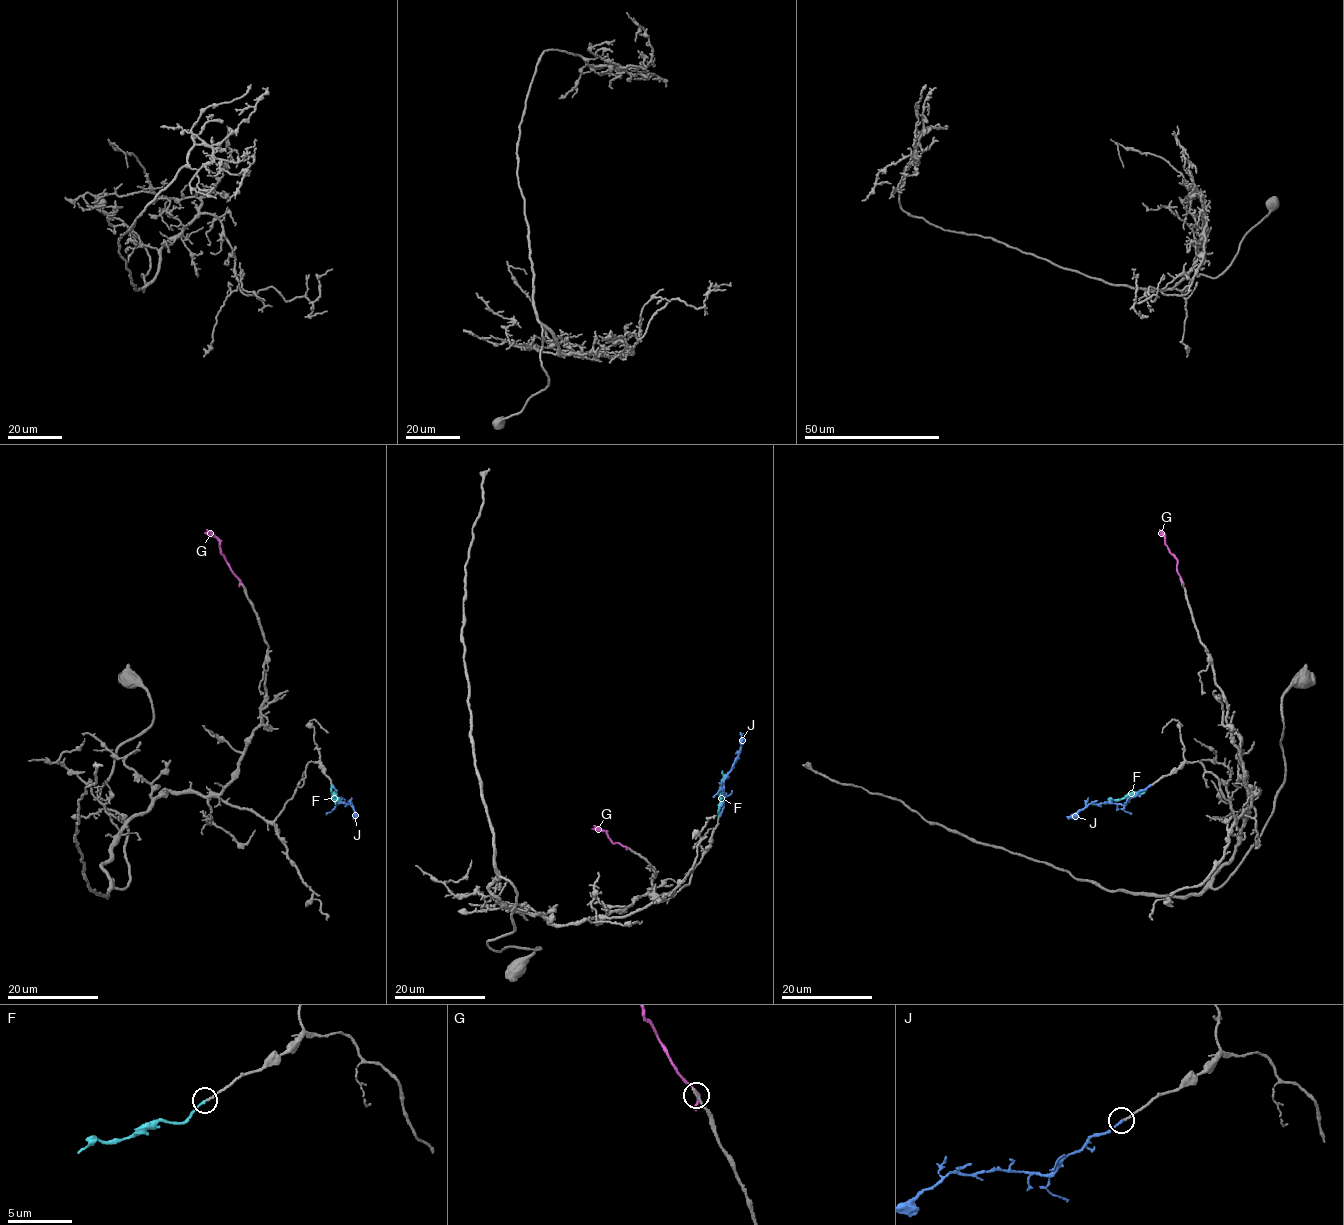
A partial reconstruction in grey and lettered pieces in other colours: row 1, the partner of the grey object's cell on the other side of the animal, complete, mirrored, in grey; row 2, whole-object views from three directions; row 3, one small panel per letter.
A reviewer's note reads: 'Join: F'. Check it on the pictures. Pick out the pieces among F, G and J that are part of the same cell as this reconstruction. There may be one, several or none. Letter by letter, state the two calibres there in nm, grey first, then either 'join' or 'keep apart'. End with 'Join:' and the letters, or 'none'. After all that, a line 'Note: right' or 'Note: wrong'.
F: calibres 200 and 200 nm; join
G: calibres 240 and 150 nm; keep apart
J: calibres 190 and 190 nm; keep apart
Join: F
Note: right

